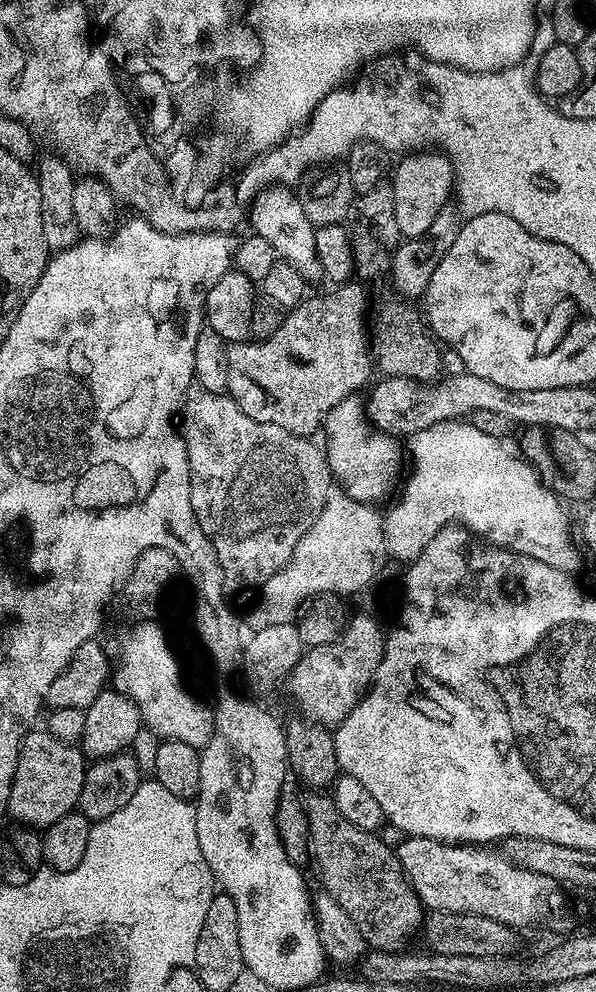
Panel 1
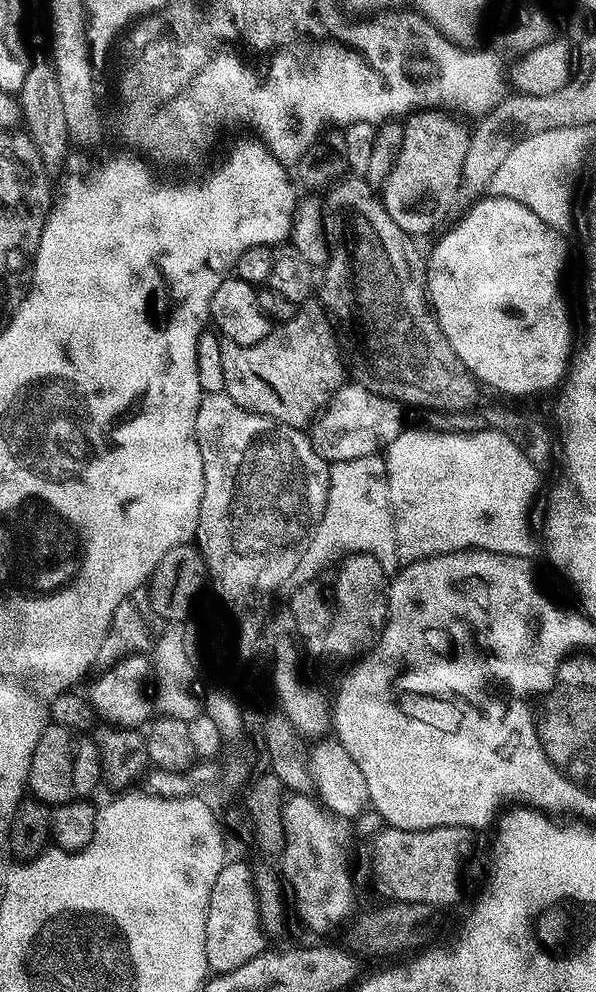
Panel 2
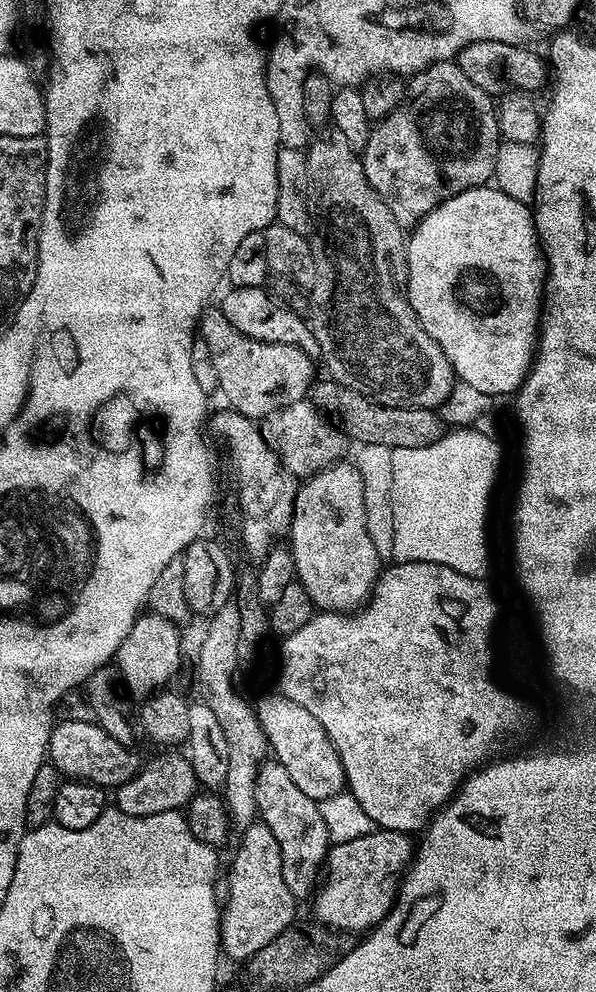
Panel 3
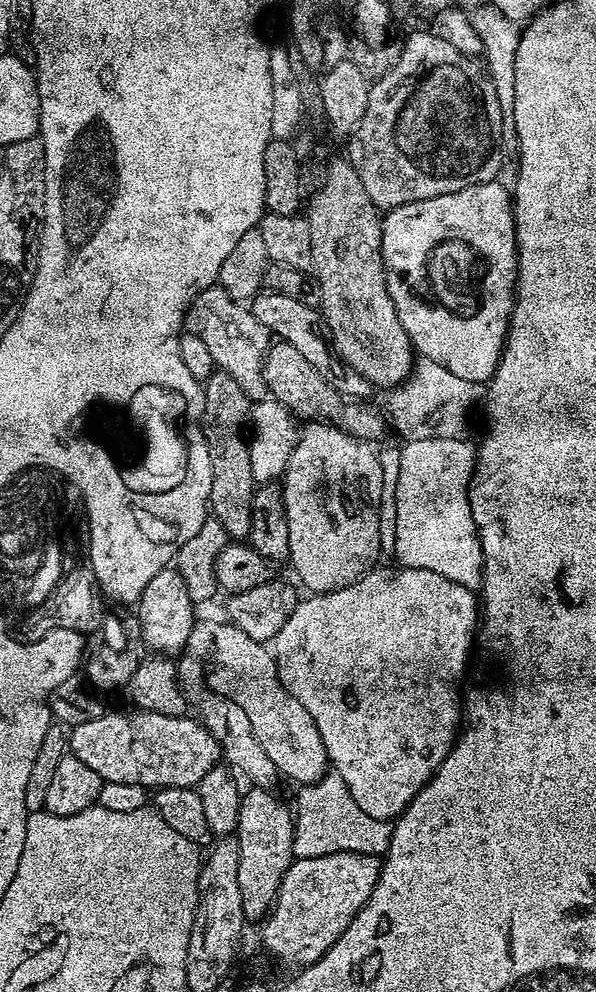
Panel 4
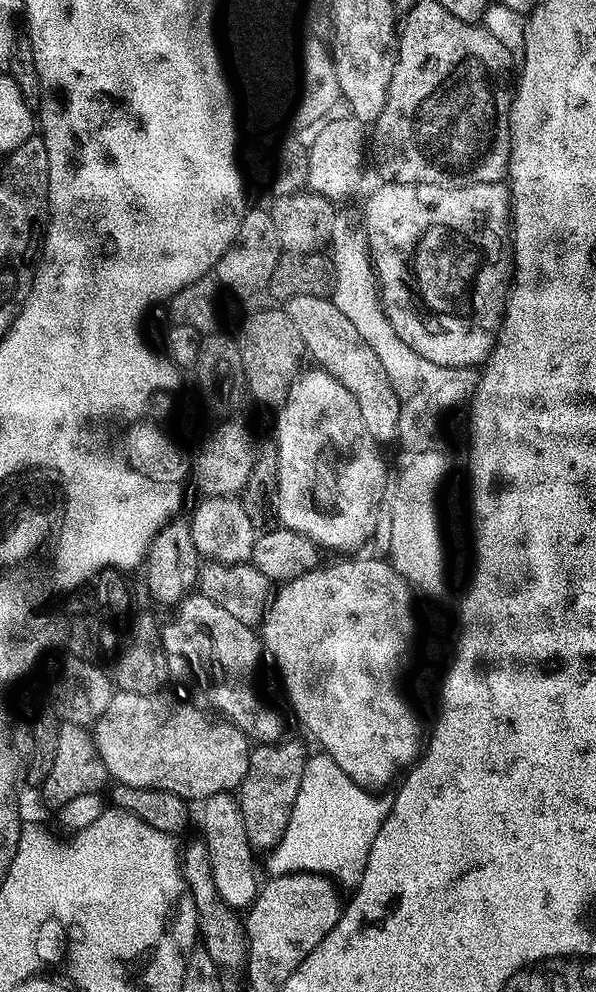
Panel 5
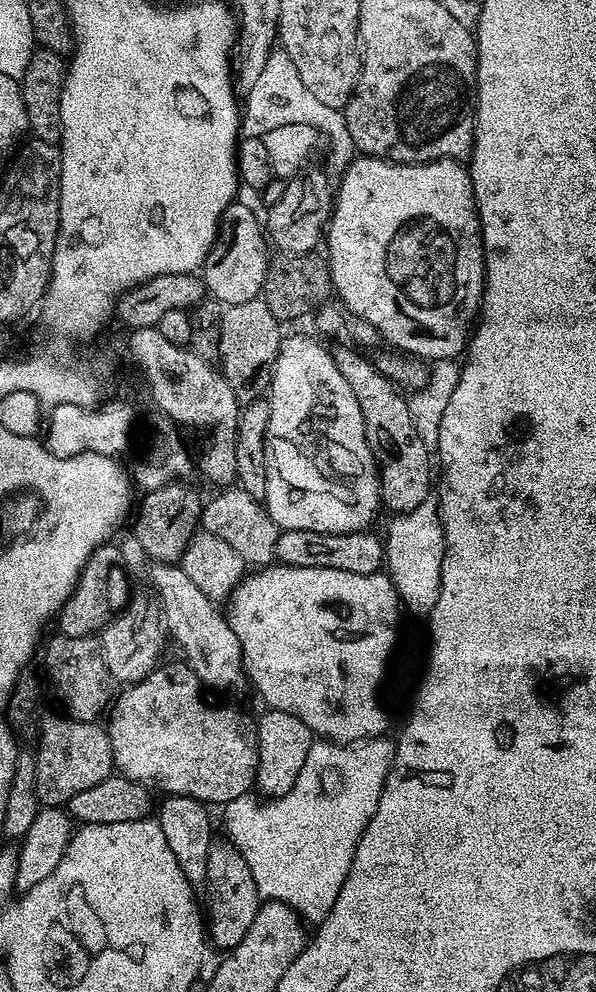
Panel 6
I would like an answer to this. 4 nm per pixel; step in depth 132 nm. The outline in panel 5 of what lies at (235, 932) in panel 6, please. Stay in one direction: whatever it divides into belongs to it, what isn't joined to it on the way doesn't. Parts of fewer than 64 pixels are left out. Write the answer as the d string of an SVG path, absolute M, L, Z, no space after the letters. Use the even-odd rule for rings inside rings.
M219 792L207 796L199 808L201 832L199 835L210 854L214 886L221 900L225 900L232 909L247 909L256 898L258 883L256 884L256 864L252 861L254 850L246 838L246 826L242 822L239 799L232 792Z

